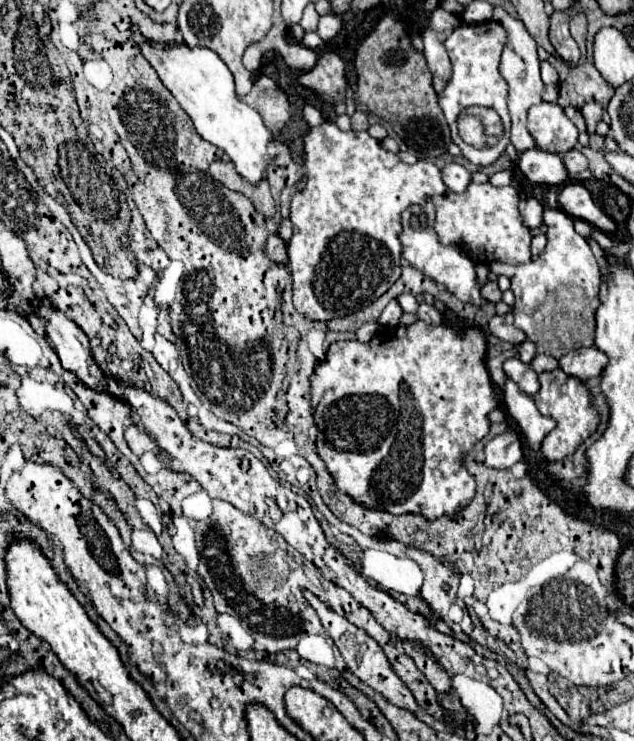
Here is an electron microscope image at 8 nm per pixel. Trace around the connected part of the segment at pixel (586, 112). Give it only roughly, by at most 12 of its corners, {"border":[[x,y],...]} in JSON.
{"border":[[588,102],[582,108],[586,132],[592,136],[602,118],[602,106]]}

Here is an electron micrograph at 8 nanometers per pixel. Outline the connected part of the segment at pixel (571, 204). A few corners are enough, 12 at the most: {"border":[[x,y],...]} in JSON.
{"border":[[566,184],[558,196],[572,218],[604,234],[616,224],[592,202],[582,184]]}

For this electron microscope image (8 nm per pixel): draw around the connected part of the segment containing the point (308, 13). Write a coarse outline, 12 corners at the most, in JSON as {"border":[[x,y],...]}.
{"border":[[310,2],[304,8],[300,26],[314,32],[318,24],[318,12]]}

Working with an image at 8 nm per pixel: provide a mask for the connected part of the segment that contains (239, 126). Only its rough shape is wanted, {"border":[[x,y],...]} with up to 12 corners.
{"border":[[208,48],[142,54],[196,126],[250,184],[266,178],[272,132],[234,94]]}

